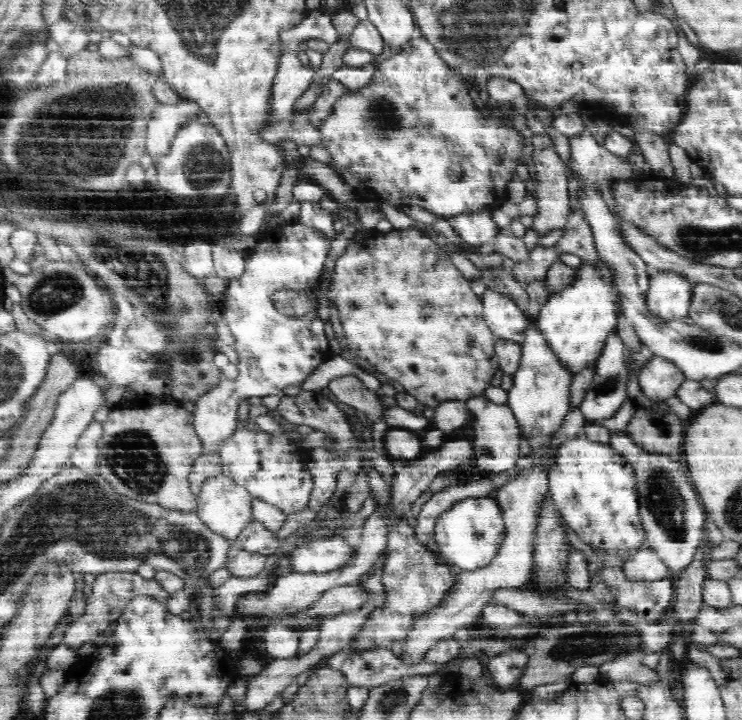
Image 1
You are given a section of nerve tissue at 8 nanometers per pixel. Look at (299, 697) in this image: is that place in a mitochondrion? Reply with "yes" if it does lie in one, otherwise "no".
no

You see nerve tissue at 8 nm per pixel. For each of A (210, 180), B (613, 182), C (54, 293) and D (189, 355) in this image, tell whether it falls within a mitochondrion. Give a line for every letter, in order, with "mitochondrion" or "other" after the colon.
A: mitochondrion
B: other
C: mitochondrion
D: mitochondrion

